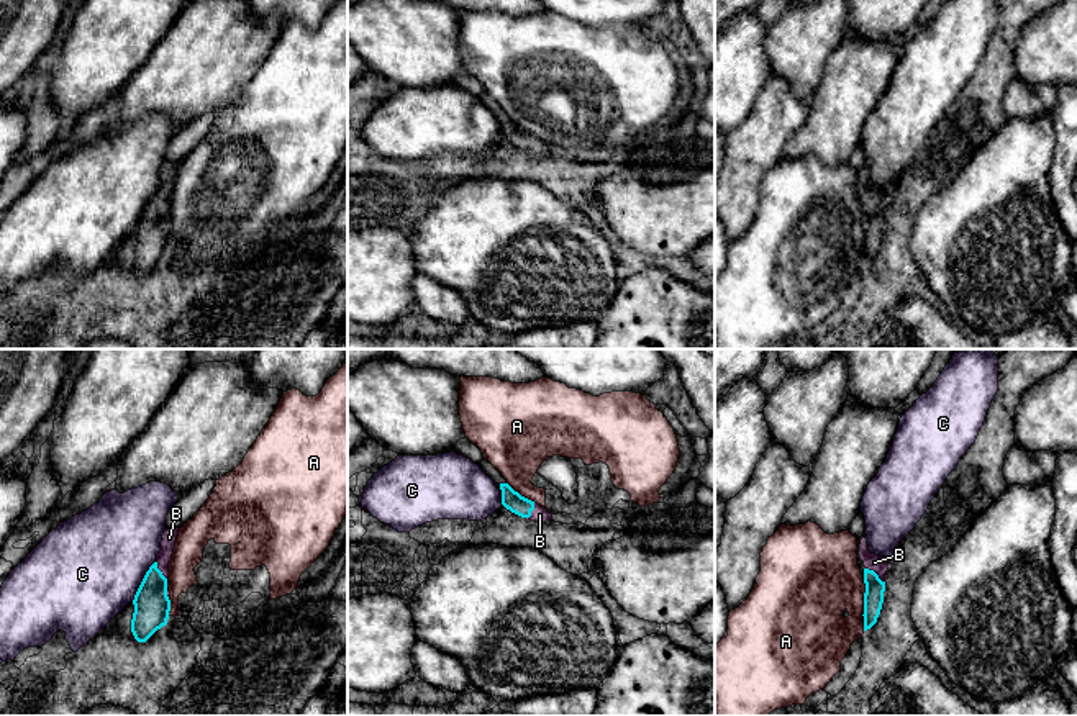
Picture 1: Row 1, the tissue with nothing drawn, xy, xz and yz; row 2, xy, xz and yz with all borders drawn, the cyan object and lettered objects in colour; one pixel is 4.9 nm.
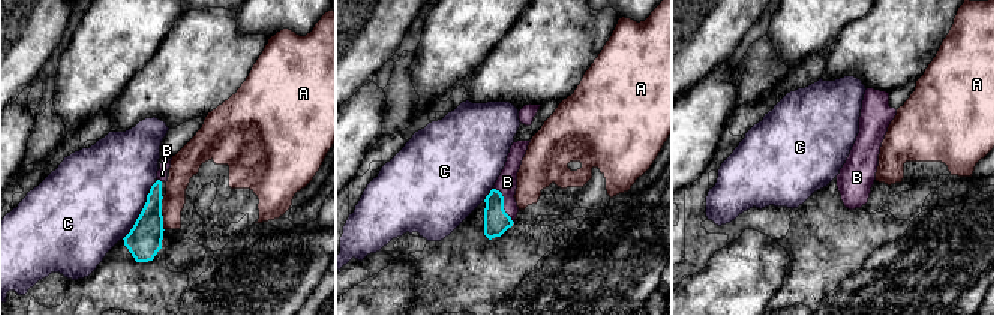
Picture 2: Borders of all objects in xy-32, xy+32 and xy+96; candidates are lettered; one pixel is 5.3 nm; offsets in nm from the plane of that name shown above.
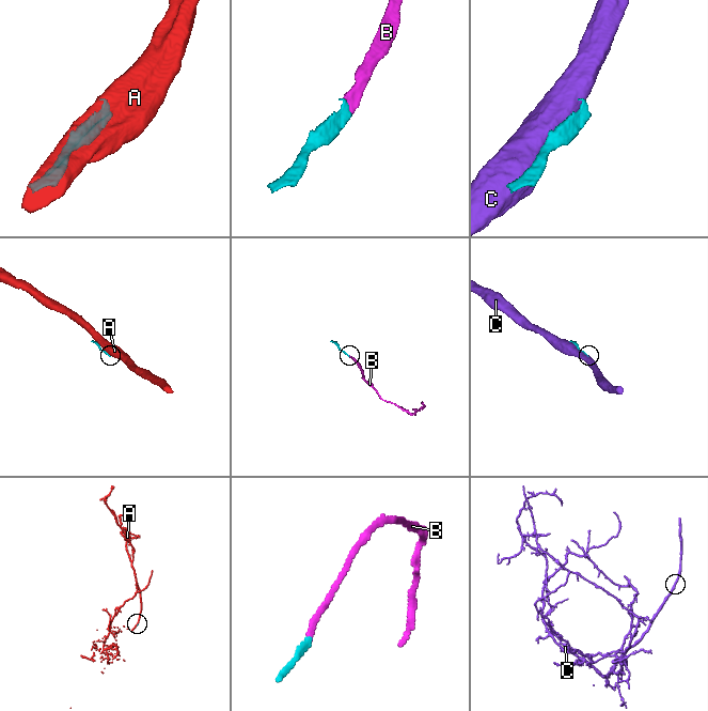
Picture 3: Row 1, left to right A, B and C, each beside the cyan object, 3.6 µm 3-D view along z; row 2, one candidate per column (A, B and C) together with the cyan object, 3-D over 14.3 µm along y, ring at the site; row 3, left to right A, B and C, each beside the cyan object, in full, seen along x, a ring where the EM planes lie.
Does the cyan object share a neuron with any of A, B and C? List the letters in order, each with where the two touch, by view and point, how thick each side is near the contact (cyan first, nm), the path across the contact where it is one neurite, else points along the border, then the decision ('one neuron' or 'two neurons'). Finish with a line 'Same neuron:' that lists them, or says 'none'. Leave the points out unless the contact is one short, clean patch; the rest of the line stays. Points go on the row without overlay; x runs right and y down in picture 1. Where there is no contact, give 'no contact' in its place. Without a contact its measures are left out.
A: yz (864, 230) | 100/400 nm | two neurons
B: xy (161, 205) | 180/70 nm | across xy (151, 236), (153, 220), (161, 205), (169, 171) | one neuron
C: xy (143, 213) | 180/480 nm | two neurons
Same neuron: B

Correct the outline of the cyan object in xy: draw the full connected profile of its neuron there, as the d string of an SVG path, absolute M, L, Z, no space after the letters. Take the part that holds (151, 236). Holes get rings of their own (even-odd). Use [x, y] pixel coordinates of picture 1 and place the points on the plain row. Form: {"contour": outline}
{"contour": "M179 162L162 167L156 195L146 205L133 233L134 246L131 265L138 275L146 275L157 262L167 257L170 244L169 197L172 193Z"}

